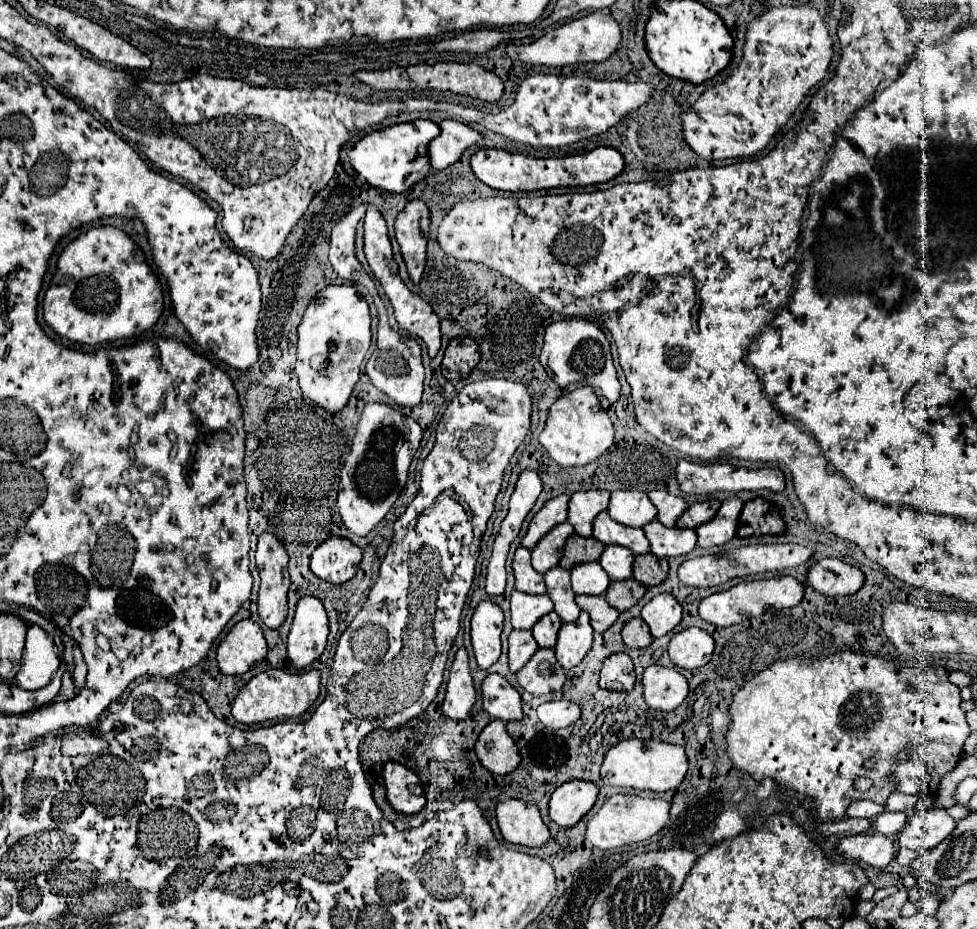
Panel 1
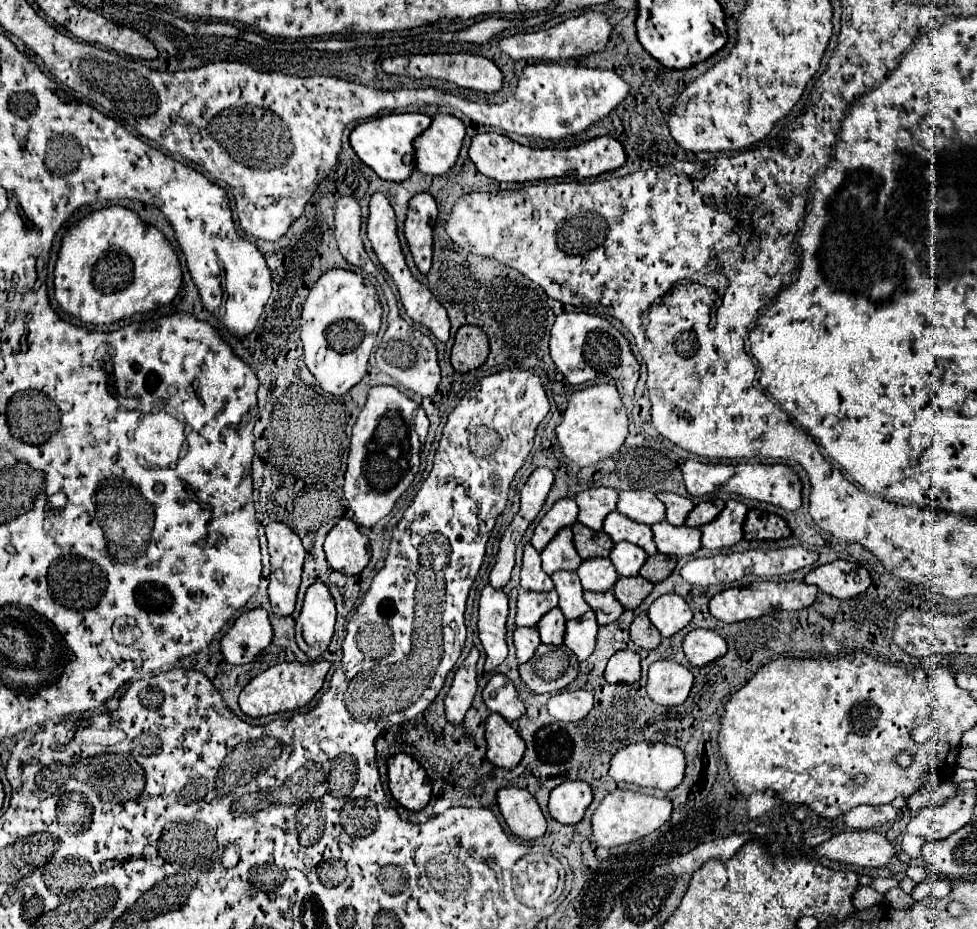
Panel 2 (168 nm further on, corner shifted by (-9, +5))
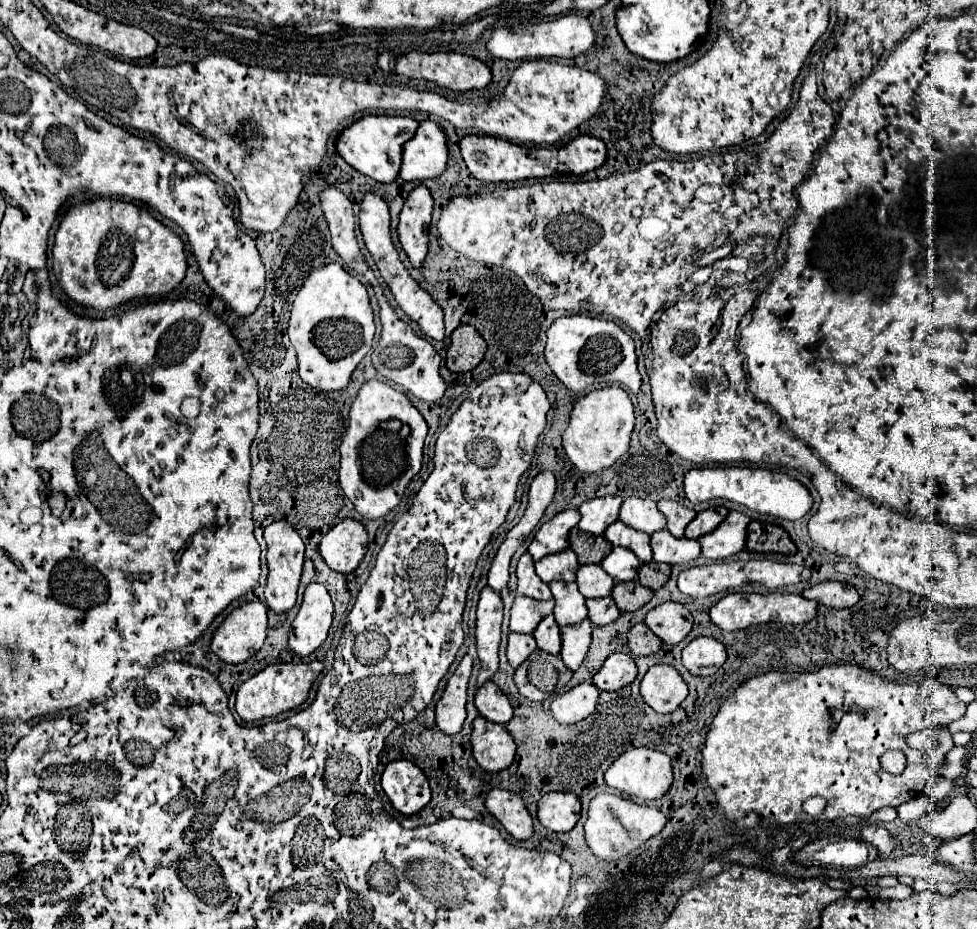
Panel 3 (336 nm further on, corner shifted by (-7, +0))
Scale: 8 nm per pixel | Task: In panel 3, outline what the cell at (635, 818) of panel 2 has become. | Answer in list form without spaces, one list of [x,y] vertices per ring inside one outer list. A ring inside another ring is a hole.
[[[598,794],[588,808],[588,820],[584,824],[586,842],[590,850],[606,862],[620,860],[628,856],[632,850],[640,848],[646,840],[660,834],[666,824],[664,814],[654,806],[640,806],[632,800],[626,800],[618,794]]]

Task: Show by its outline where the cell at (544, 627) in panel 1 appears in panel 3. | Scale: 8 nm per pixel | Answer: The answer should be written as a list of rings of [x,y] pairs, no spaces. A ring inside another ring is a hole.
[[[552,614],[546,616],[538,624],[538,630],[534,632],[534,638],[536,638],[540,650],[544,650],[548,654],[554,654],[554,656],[560,654],[560,626],[556,624]]]

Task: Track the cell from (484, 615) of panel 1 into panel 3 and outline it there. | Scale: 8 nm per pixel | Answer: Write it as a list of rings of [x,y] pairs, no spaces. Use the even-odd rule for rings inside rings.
[[[486,586],[480,594],[476,610],[476,650],[480,658],[480,674],[476,684],[482,686],[498,670],[498,646],[502,626],[502,600],[498,592]]]

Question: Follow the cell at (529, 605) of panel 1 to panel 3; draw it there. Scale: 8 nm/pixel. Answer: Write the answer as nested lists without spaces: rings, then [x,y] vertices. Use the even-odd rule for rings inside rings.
[[[516,596],[512,610],[510,610],[510,630],[520,634],[532,634],[540,620],[548,614],[552,614],[554,602],[536,602],[526,596]]]

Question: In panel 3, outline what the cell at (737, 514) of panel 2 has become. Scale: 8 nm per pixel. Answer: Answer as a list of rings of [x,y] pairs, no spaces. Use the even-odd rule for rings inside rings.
[[[732,510],[714,532],[698,538],[698,542],[702,544],[702,556],[708,560],[722,560],[742,552],[746,546],[748,524],[750,516]]]

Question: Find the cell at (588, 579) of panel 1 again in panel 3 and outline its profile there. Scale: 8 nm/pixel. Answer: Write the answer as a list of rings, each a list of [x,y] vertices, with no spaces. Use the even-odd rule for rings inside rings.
[[[584,564],[584,566],[580,566],[576,582],[578,582],[578,590],[586,598],[610,596],[612,586],[614,586],[614,580],[602,570],[600,564]]]

